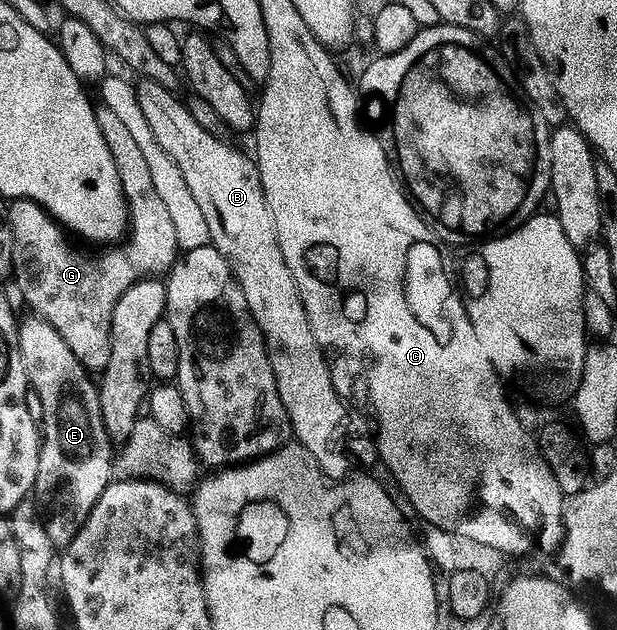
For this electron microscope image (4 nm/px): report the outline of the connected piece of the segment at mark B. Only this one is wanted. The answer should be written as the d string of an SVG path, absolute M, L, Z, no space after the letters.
M191 114L170 115L168 155L172 163L180 167L180 175L184 175L192 196L196 198L196 203L200 206L205 221L208 222L211 242L214 248L220 251L220 255L226 257L238 281L240 291L244 291L244 299L248 303L258 329L262 332L262 338L266 340L266 350L270 353L272 371L276 375L284 411L290 420L293 440L310 452L312 459L316 459L316 463L330 480L343 480L351 473L369 470L366 468L378 461L375 438L373 436L346 437L345 431L342 430L350 417L349 411L346 410L347 402L332 383L330 367L326 363L326 356L316 347L310 320L298 294L298 285L294 281L292 271L288 271L288 263L284 263L284 255L276 239L276 227L272 223L272 215L264 199L258 166L247 154L246 158L240 150L233 149L228 144L230 143L221 137L208 135L208 131L204 131L204 127L200 127L200 123L196 123L196 119L192 119Z

